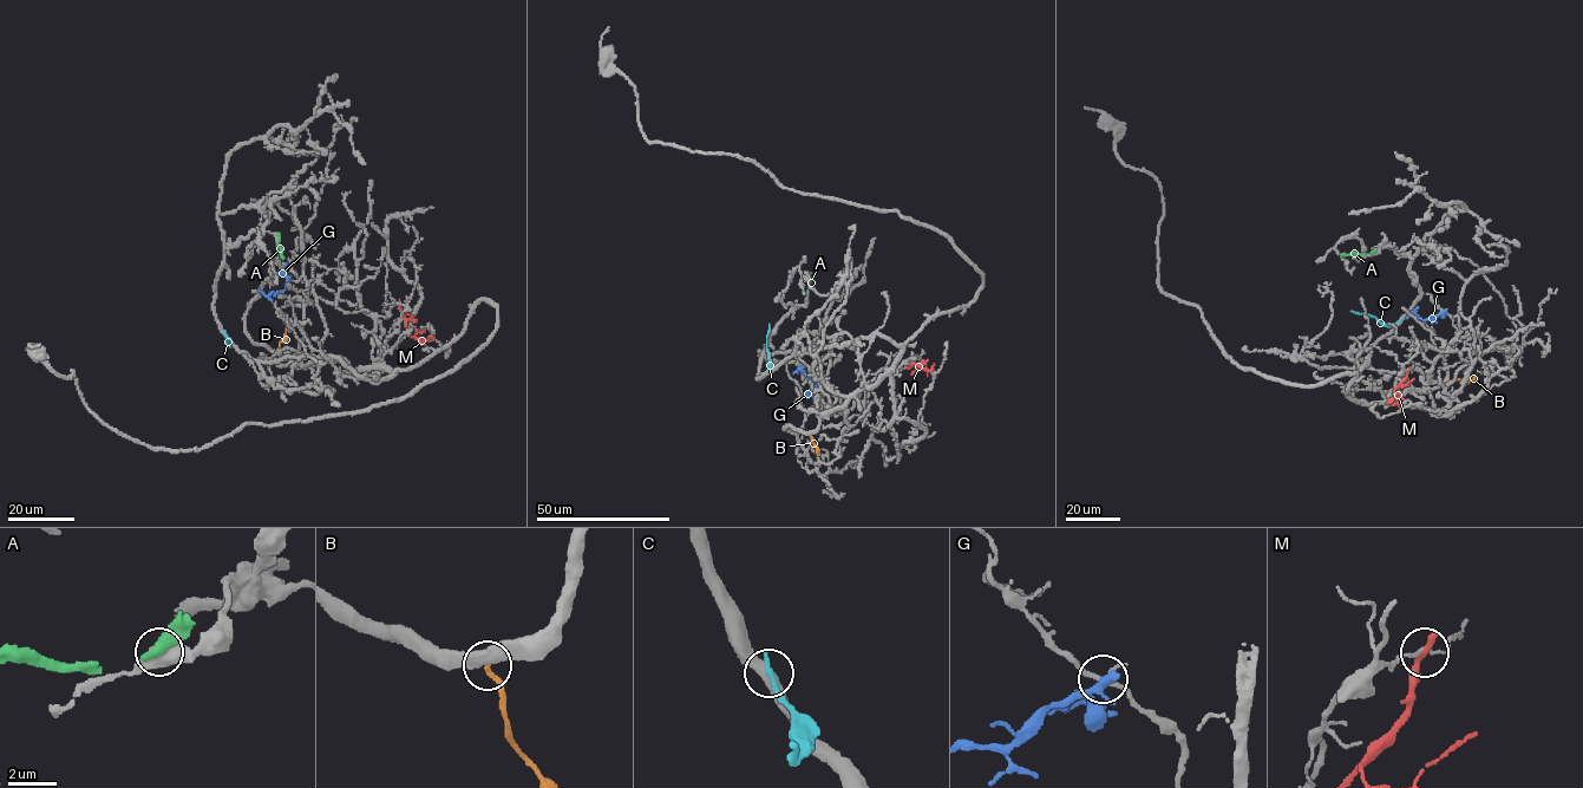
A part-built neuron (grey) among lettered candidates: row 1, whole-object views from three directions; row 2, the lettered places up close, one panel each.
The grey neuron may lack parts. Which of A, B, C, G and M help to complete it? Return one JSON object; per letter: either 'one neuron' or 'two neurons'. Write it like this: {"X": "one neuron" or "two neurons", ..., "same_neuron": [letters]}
{"A": "two neurons", "B": "one neuron", "C": "two neurons", "G": "two neurons", "M": "two neurons", "same_neuron": ["B"]}

